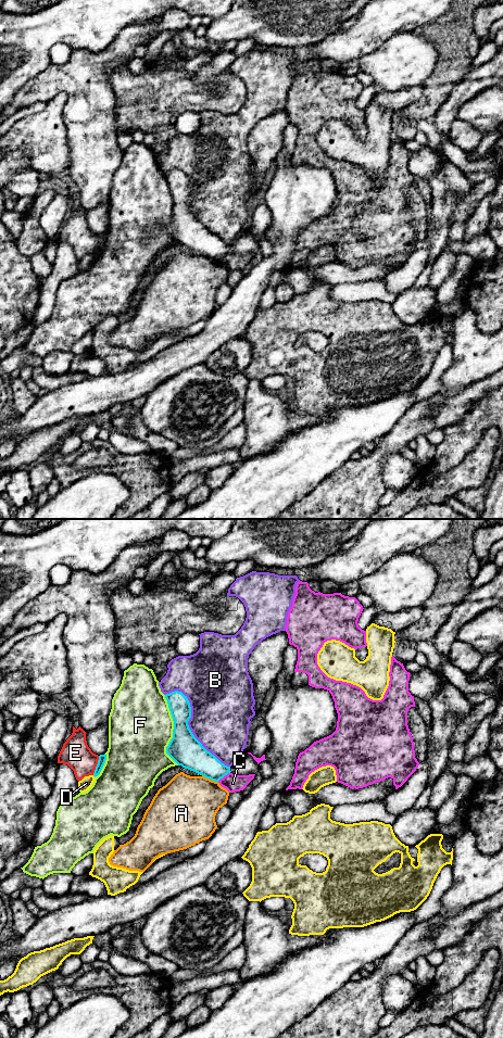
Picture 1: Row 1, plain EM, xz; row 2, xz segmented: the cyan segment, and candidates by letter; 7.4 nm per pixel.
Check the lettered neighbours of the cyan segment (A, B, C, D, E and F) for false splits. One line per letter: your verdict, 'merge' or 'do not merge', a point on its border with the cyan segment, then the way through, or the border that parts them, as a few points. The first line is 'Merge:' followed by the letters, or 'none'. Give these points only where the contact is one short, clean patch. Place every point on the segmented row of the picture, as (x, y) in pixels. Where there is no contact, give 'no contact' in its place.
Merge: none
A: do not merge; contact xz (210, 779)
B: do not merge; contact xz (188, 725)
C: do not merge; contact xz (223, 776); border xz (229, 772), (217, 781)
D: do not merge; no contact
E: do not merge; contact xz (97, 766)
F: do not merge; contact xz (173, 730)

